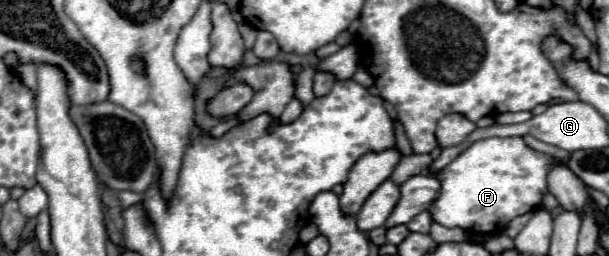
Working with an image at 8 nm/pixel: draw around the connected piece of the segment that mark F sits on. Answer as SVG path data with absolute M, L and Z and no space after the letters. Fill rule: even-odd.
M520 136L478 140L474 142L474 146L464 150L454 162L450 162L450 166L440 170L438 178L442 182L442 188L438 200L430 206L430 214L442 226L458 226L472 234L502 234L504 226L512 218L532 212L540 206L542 196L548 192L546 170L550 170L550 162L554 162L552 156L532 150Z

